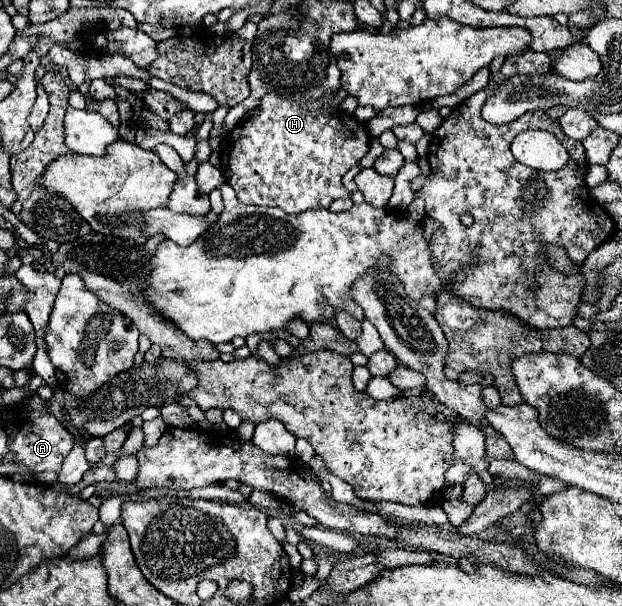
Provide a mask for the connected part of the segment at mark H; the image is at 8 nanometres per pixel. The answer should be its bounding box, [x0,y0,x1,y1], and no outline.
[220,93,370,215]

